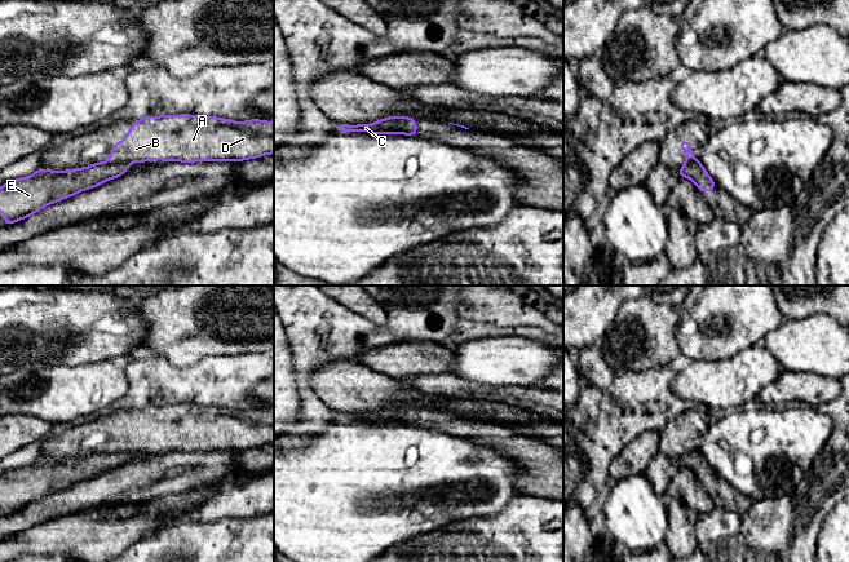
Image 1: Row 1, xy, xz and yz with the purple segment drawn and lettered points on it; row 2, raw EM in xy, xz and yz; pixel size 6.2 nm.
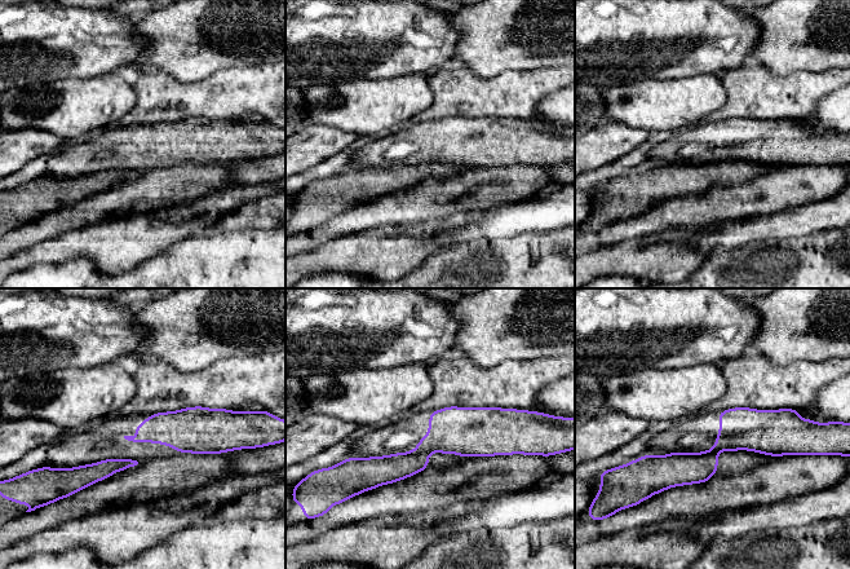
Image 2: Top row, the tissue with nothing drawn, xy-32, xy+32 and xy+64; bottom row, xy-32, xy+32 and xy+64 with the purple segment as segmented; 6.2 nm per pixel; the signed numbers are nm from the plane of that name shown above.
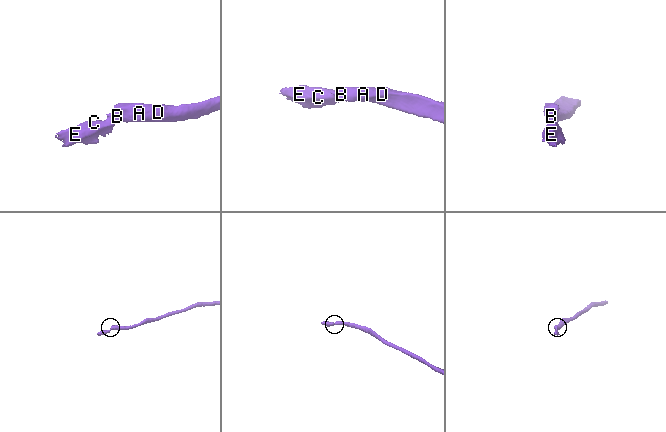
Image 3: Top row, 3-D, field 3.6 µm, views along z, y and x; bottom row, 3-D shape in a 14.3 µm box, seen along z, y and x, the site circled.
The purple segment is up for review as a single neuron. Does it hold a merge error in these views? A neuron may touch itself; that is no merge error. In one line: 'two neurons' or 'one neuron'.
two neurons

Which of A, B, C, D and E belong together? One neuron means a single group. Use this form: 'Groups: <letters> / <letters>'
Groups: A B D / C E

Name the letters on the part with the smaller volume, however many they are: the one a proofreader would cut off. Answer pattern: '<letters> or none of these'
C, E

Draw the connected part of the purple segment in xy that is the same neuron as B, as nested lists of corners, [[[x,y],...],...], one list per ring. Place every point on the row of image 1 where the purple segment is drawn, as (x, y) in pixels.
[[[177,114],[137,119],[128,127],[125,138],[112,143],[109,161],[230,163],[271,154],[274,121]]]

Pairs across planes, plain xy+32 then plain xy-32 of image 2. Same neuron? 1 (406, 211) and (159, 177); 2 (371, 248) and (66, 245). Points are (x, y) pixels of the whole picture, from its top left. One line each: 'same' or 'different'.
1: same
2: same

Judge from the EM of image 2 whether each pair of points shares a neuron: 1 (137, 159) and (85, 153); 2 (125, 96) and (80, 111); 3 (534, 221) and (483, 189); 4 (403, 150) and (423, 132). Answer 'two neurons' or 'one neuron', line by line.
1: one neuron
2: one neuron
3: two neurons
4: one neuron

